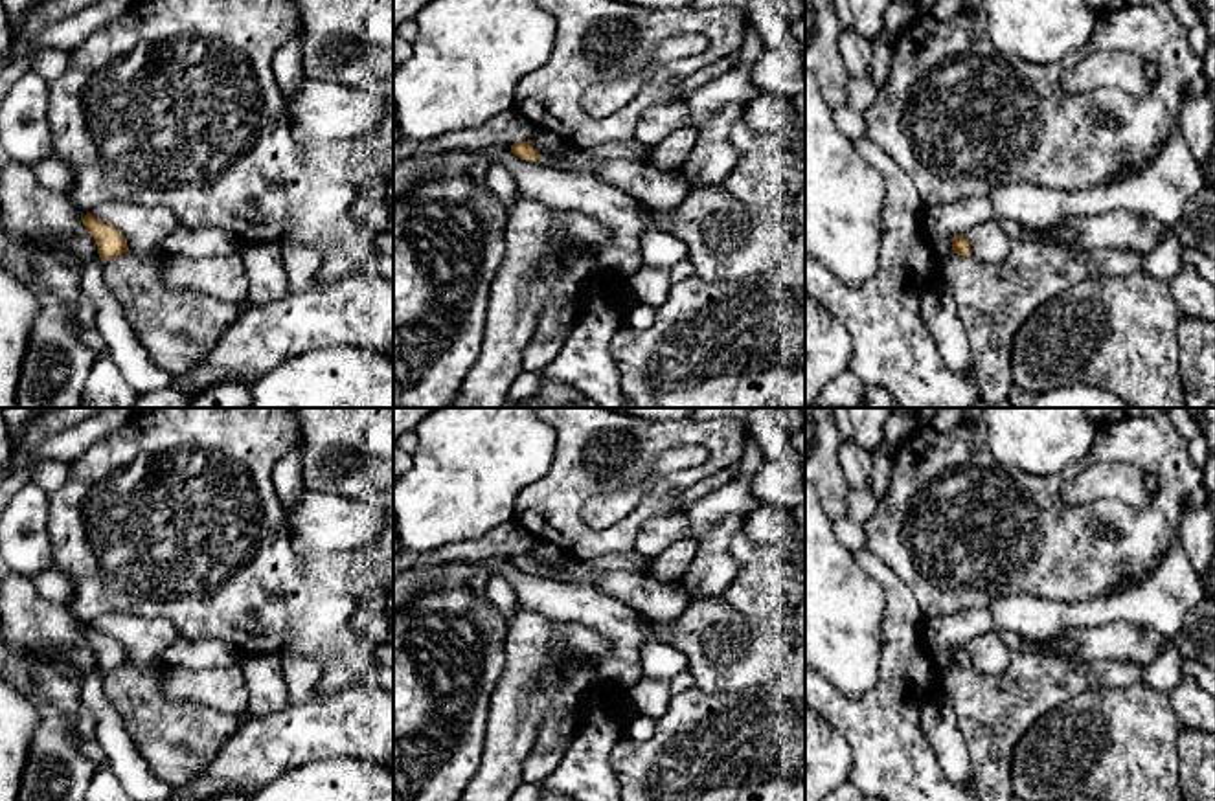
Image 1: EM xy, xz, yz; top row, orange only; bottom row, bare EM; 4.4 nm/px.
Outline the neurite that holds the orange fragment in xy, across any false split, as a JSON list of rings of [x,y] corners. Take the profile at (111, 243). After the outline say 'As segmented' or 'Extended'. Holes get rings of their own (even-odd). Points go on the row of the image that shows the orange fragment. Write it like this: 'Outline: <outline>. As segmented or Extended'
Outline: [[[90,211],[85,215],[83,224],[94,237],[103,263],[129,252],[125,237],[114,226],[96,219]]]. As segmented

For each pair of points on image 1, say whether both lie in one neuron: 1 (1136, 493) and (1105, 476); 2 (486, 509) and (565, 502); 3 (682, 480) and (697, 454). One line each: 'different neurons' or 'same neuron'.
1: same neuron
2: different neurons
3: different neurons

